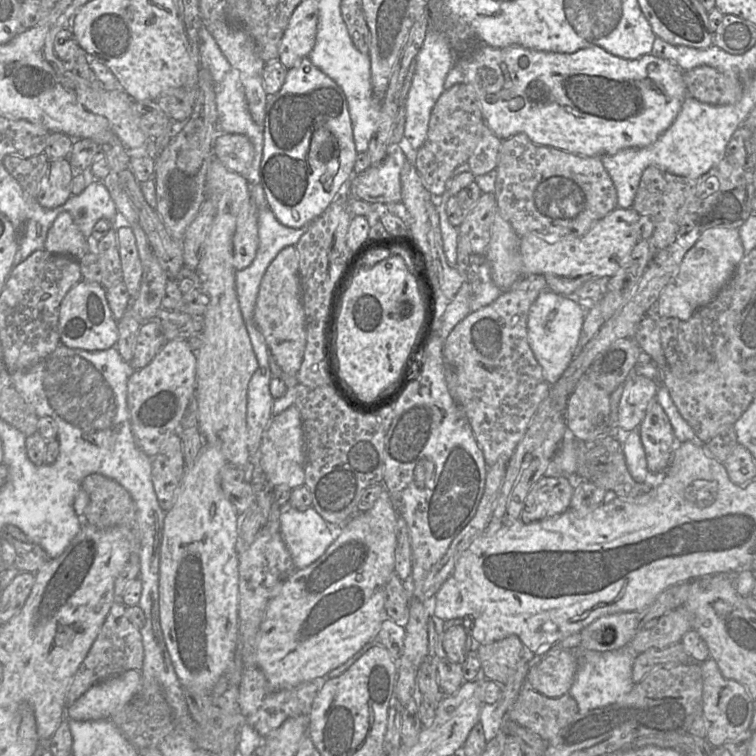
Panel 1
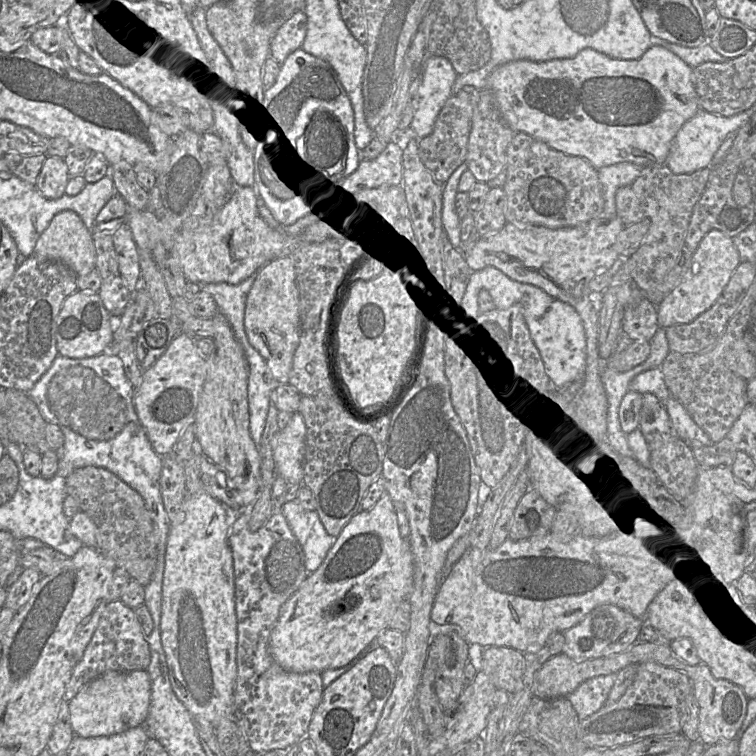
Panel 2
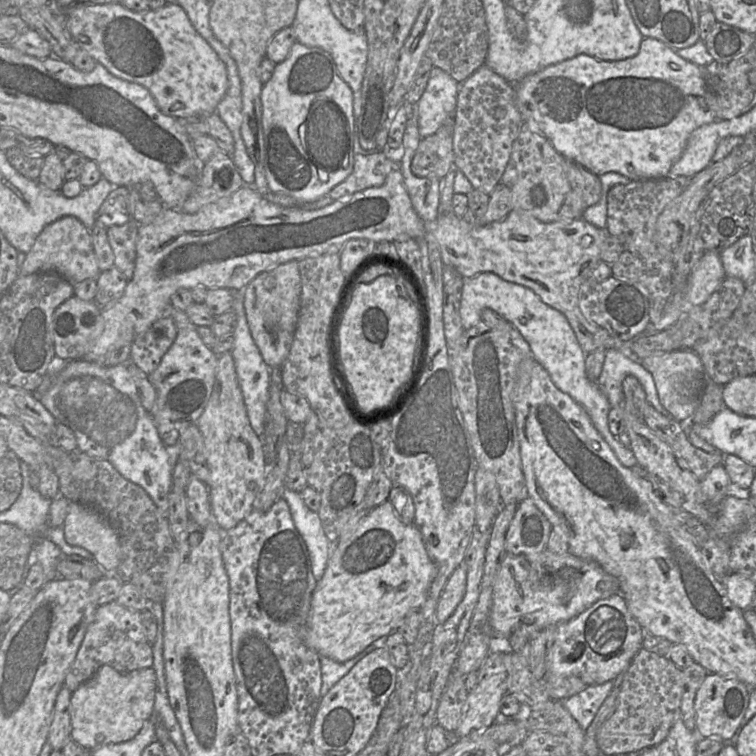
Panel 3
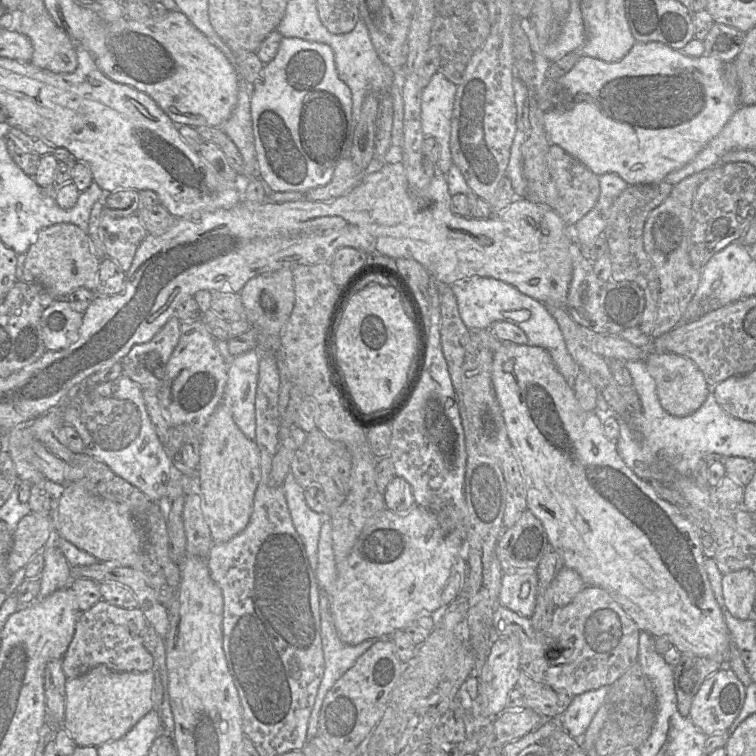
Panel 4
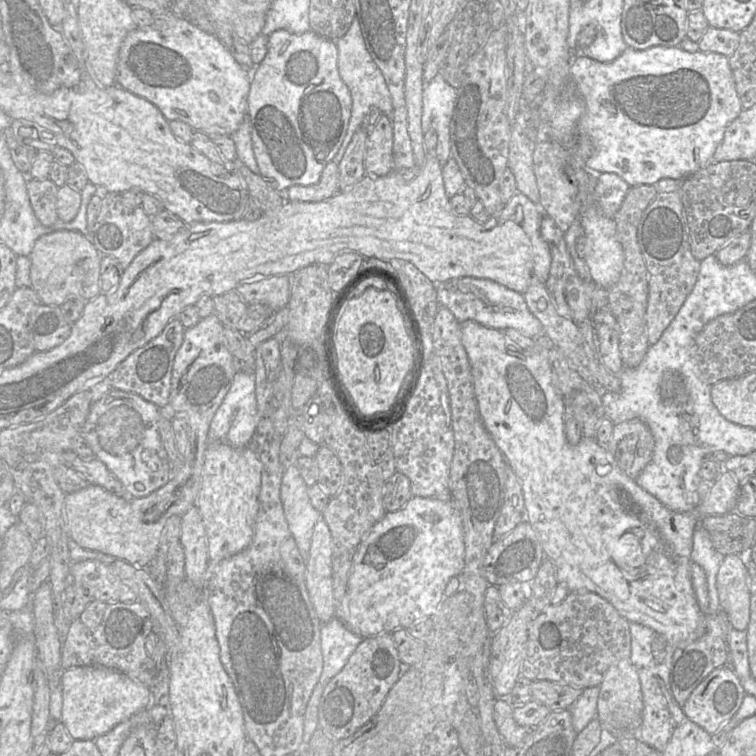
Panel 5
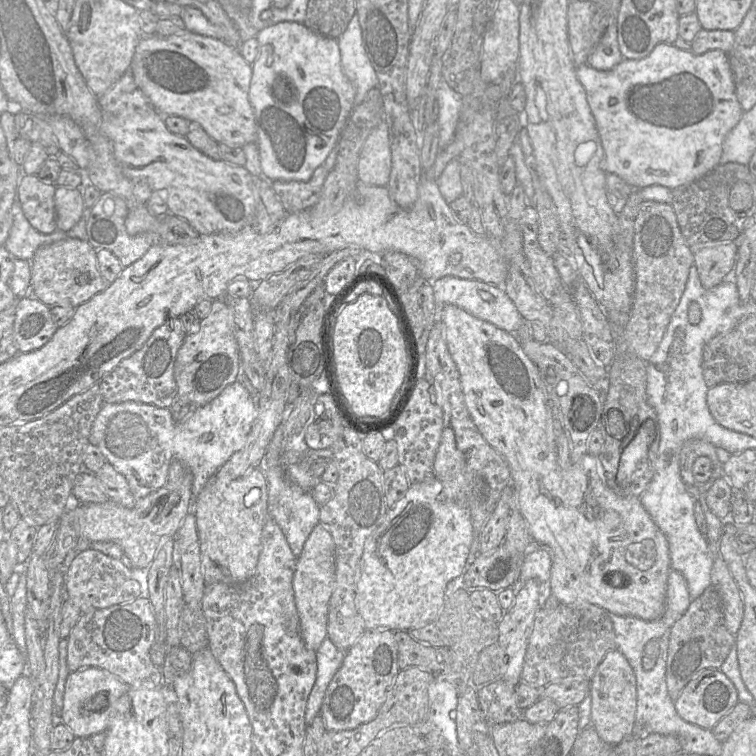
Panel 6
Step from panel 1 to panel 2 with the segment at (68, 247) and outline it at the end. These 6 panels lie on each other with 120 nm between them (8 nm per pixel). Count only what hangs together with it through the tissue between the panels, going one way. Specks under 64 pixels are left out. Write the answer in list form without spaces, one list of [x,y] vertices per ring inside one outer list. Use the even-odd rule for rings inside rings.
[[[70,210],[59,212],[38,238],[33,255],[40,259],[63,262],[78,276],[84,276],[95,268],[96,251],[92,231],[86,228],[81,218]]]

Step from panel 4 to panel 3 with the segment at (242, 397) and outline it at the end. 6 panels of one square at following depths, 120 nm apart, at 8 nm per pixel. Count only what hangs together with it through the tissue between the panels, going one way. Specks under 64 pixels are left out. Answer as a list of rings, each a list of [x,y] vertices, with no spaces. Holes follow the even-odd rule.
[[[235,292],[232,310],[236,316],[236,324],[232,333],[234,345],[231,354],[234,359],[237,379],[243,395],[250,425],[256,435],[262,437],[266,424],[267,402],[269,399],[270,367],[263,360],[252,338],[246,319],[241,292]]]

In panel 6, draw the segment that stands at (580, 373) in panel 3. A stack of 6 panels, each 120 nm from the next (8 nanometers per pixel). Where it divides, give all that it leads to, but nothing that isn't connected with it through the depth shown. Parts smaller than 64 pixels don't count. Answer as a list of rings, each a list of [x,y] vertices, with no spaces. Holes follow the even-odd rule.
[[[445,276],[430,283],[433,287],[434,300],[439,308],[446,305],[457,306],[474,317],[513,334],[516,334],[525,322],[502,286],[452,276]]]

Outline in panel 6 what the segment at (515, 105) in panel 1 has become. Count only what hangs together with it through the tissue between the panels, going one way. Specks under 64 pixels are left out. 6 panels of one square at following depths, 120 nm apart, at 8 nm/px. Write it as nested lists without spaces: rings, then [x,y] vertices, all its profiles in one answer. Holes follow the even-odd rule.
[[[659,43],[645,58],[638,60],[622,59],[614,68],[608,71],[598,71],[587,63],[576,66],[576,76],[585,90],[587,102],[596,121],[598,133],[603,147],[601,168],[606,173],[614,173],[627,182],[634,189],[641,189],[652,185],[661,185],[674,190],[705,176],[720,164],[723,142],[726,135],[737,125],[744,113],[736,95],[733,73],[728,54],[721,50],[709,50],[704,54],[695,54],[677,48],[673,44]]]

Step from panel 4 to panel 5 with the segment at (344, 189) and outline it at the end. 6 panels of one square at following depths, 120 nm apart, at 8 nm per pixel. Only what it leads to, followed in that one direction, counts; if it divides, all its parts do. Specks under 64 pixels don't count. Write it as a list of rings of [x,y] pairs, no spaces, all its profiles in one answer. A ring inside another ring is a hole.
[[[328,163],[318,183],[310,186],[294,185],[285,192],[289,201],[320,202],[329,199],[339,192],[338,164]]]

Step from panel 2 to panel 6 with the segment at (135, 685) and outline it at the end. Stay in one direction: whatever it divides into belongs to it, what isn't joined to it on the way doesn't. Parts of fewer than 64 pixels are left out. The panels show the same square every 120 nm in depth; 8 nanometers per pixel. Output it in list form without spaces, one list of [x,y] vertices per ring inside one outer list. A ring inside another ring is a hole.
[[[86,667],[70,672],[65,683],[63,723],[78,738],[89,738],[94,734],[106,732],[115,703],[129,689],[130,686],[119,677],[101,668]]]

